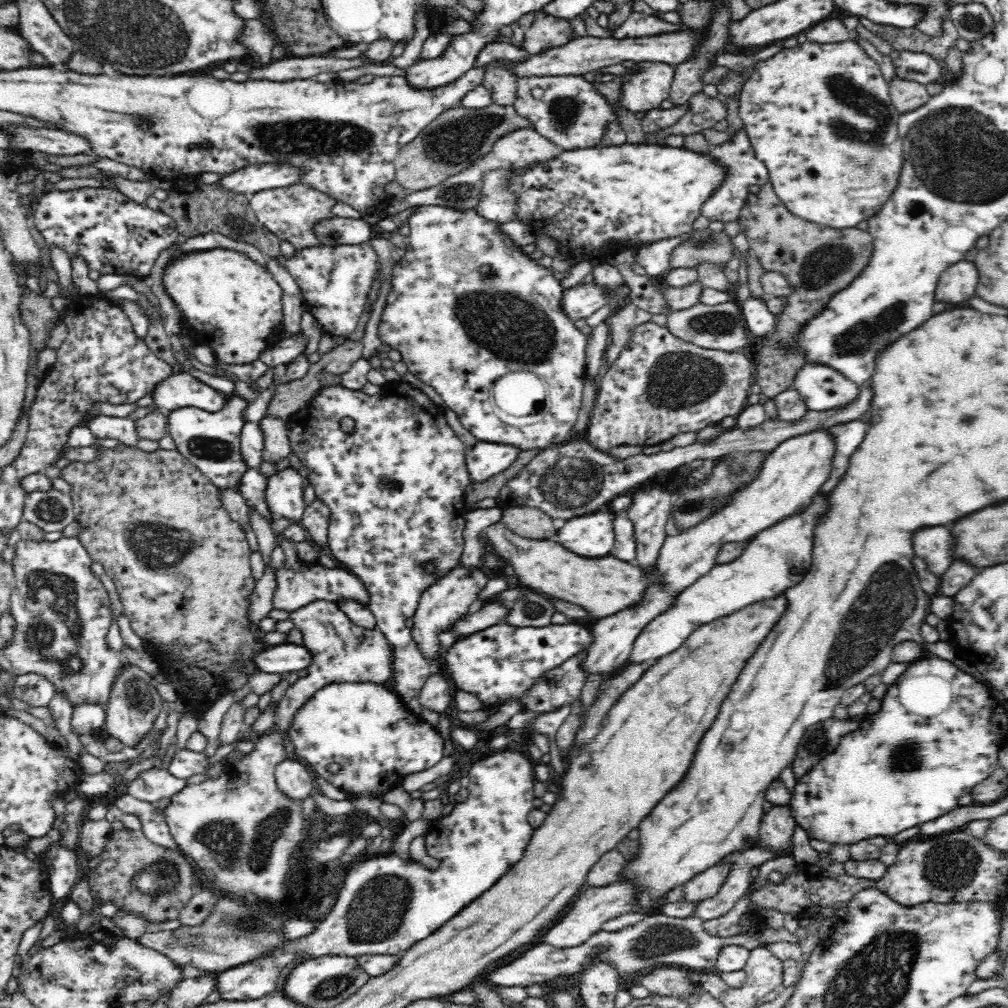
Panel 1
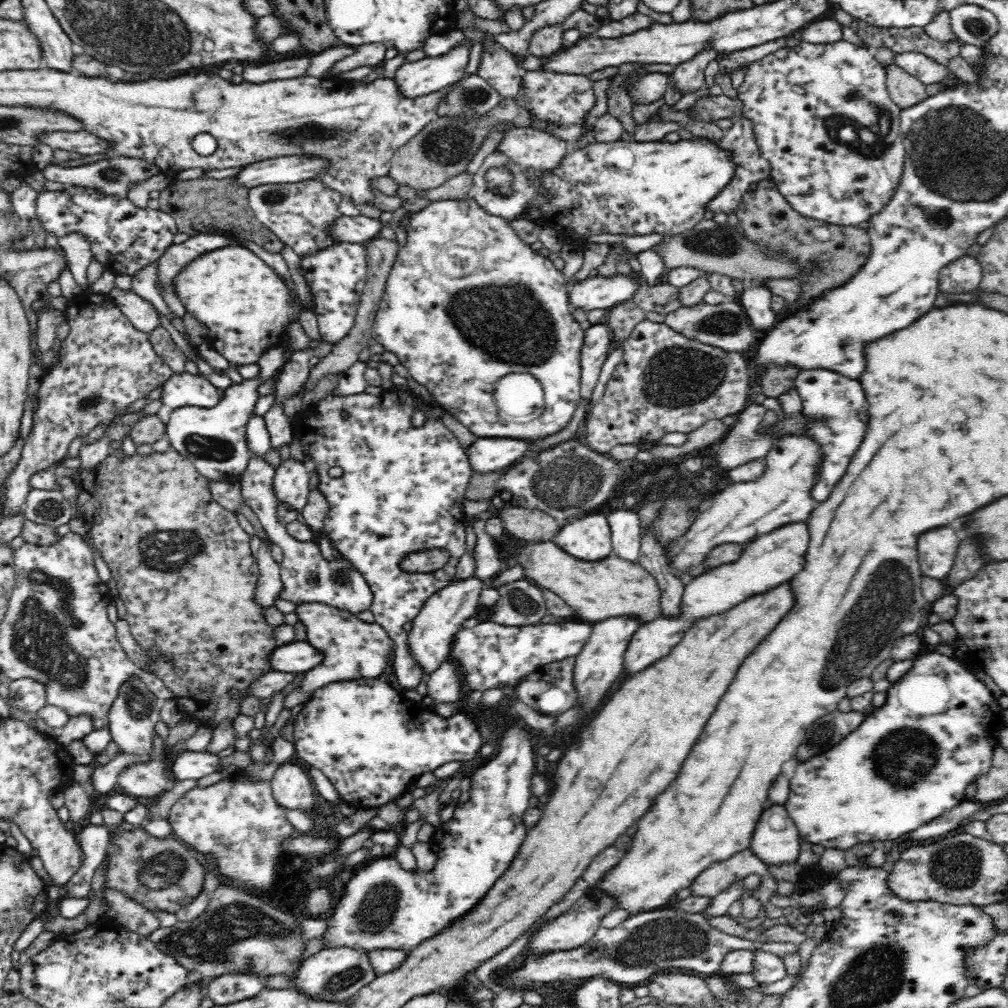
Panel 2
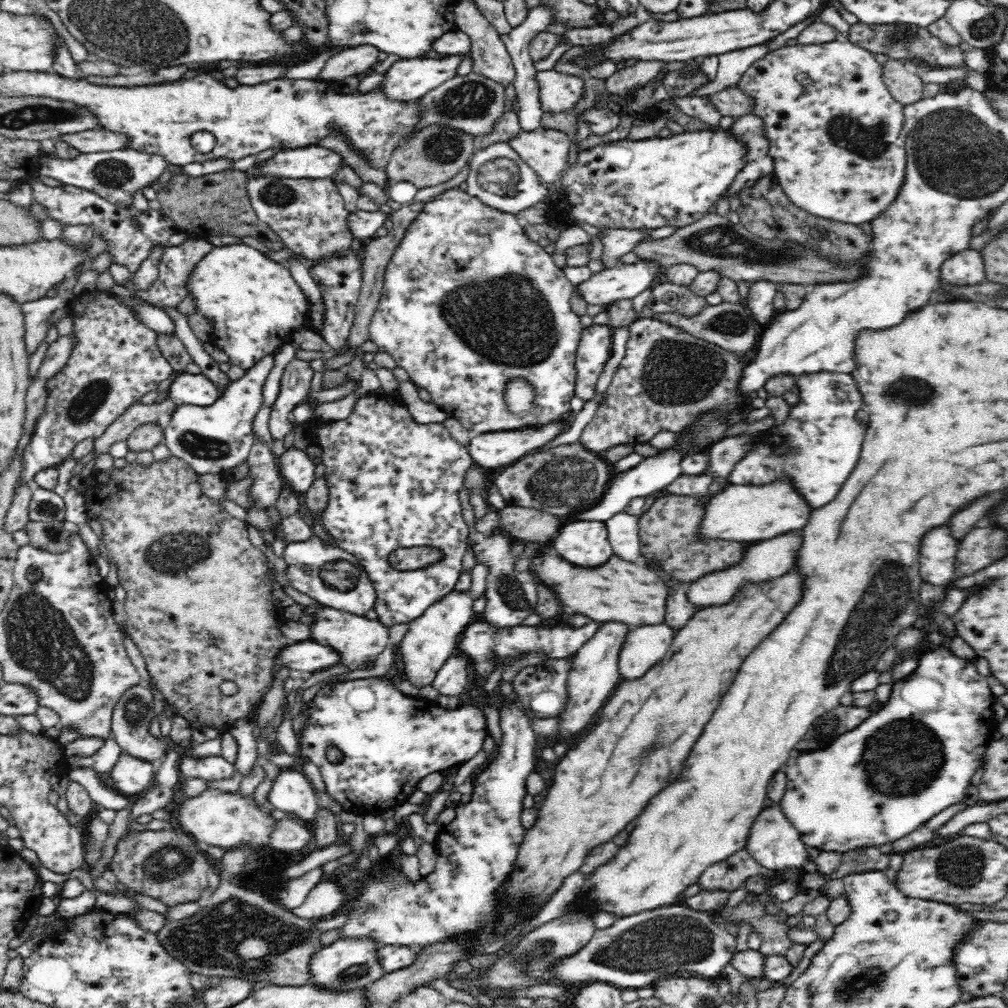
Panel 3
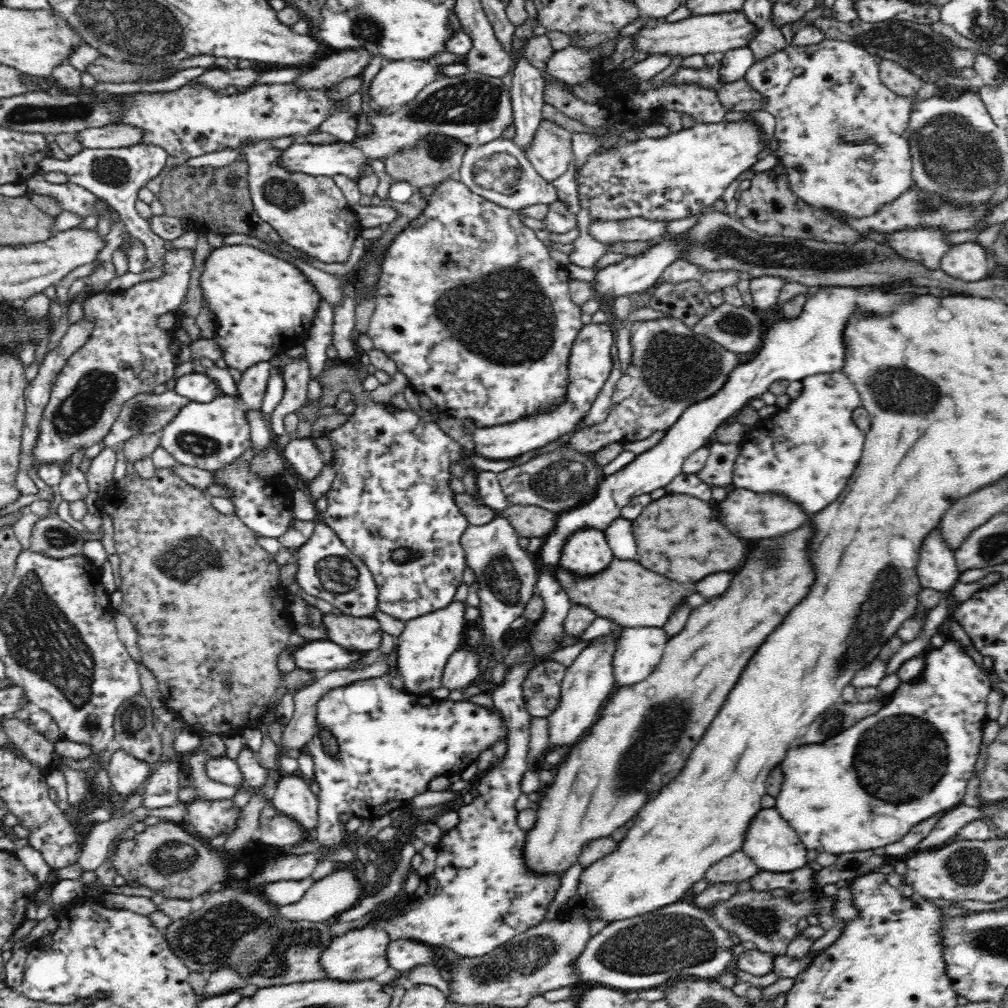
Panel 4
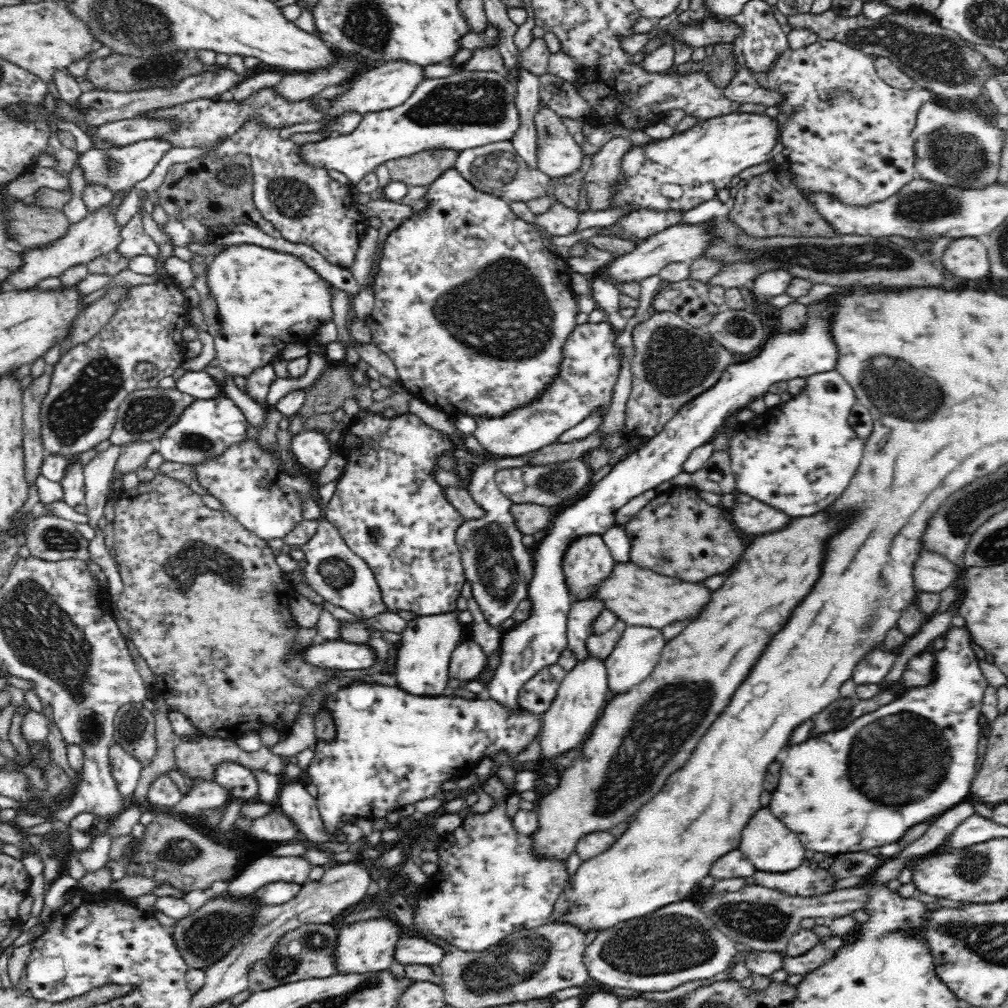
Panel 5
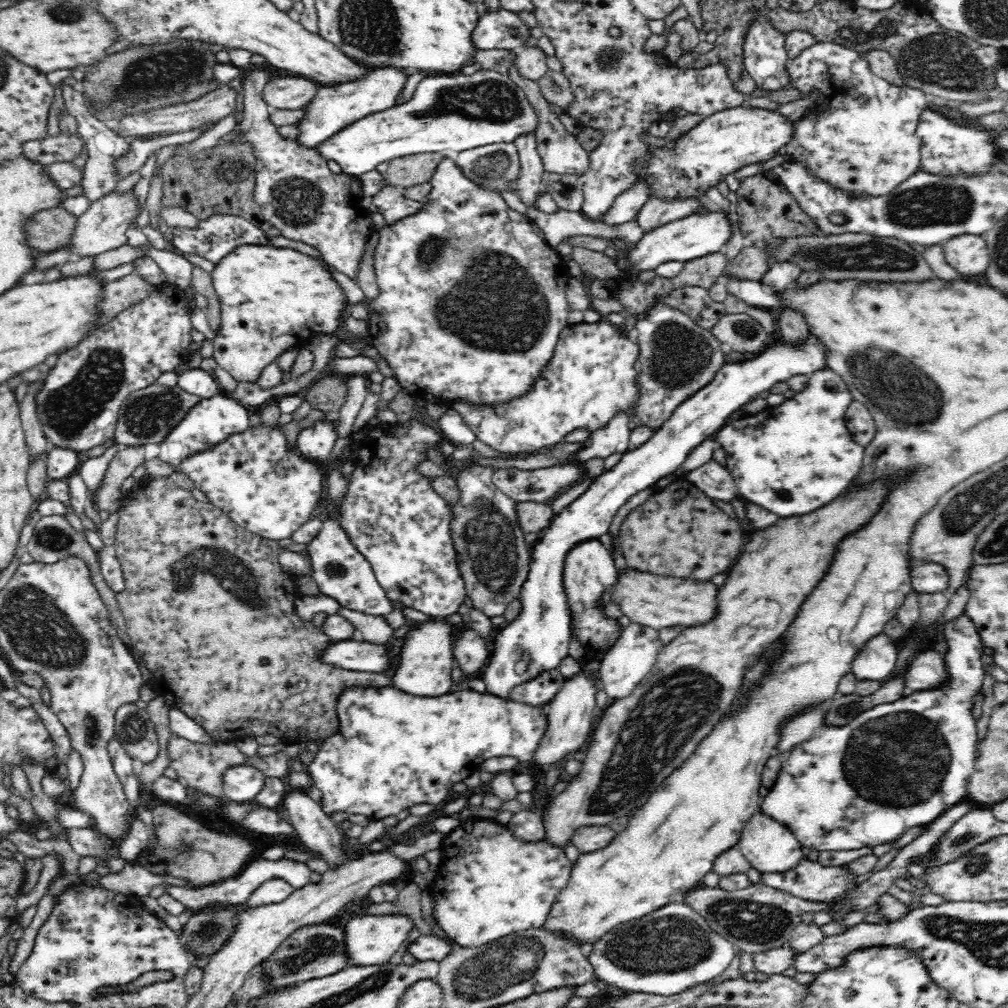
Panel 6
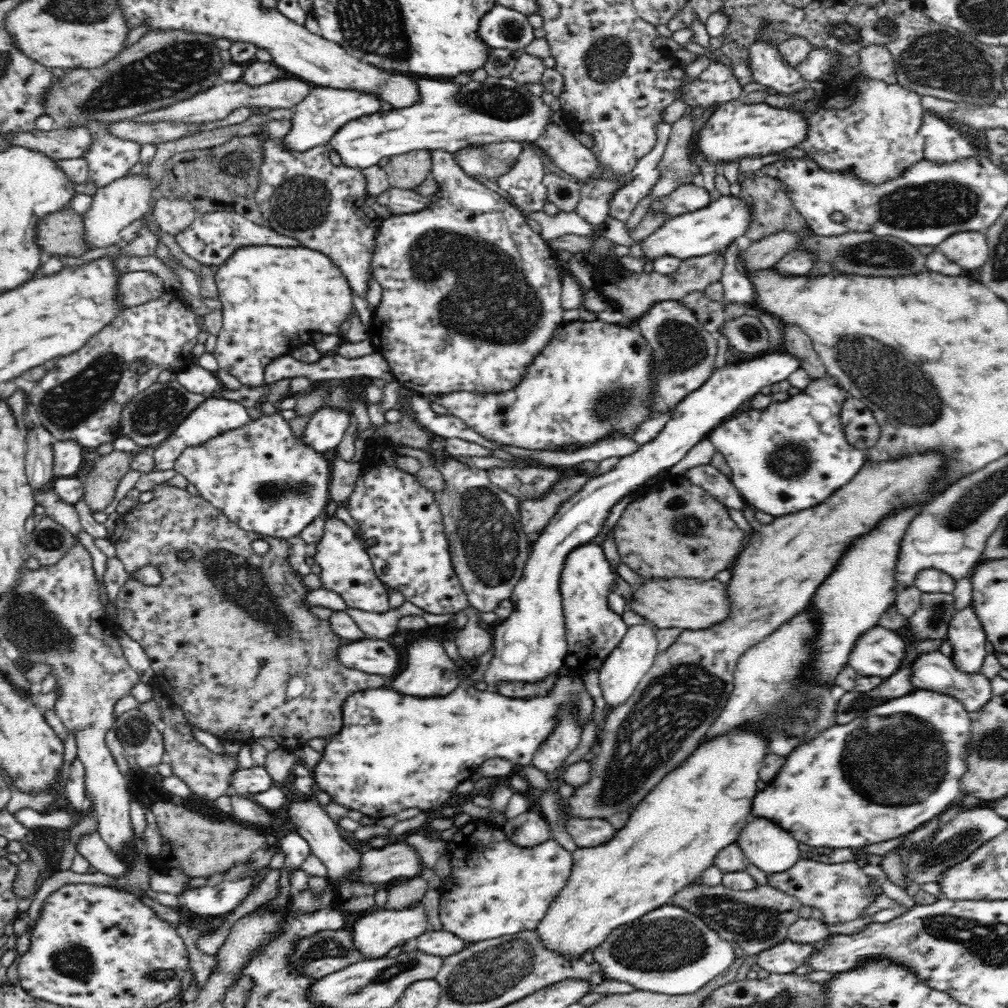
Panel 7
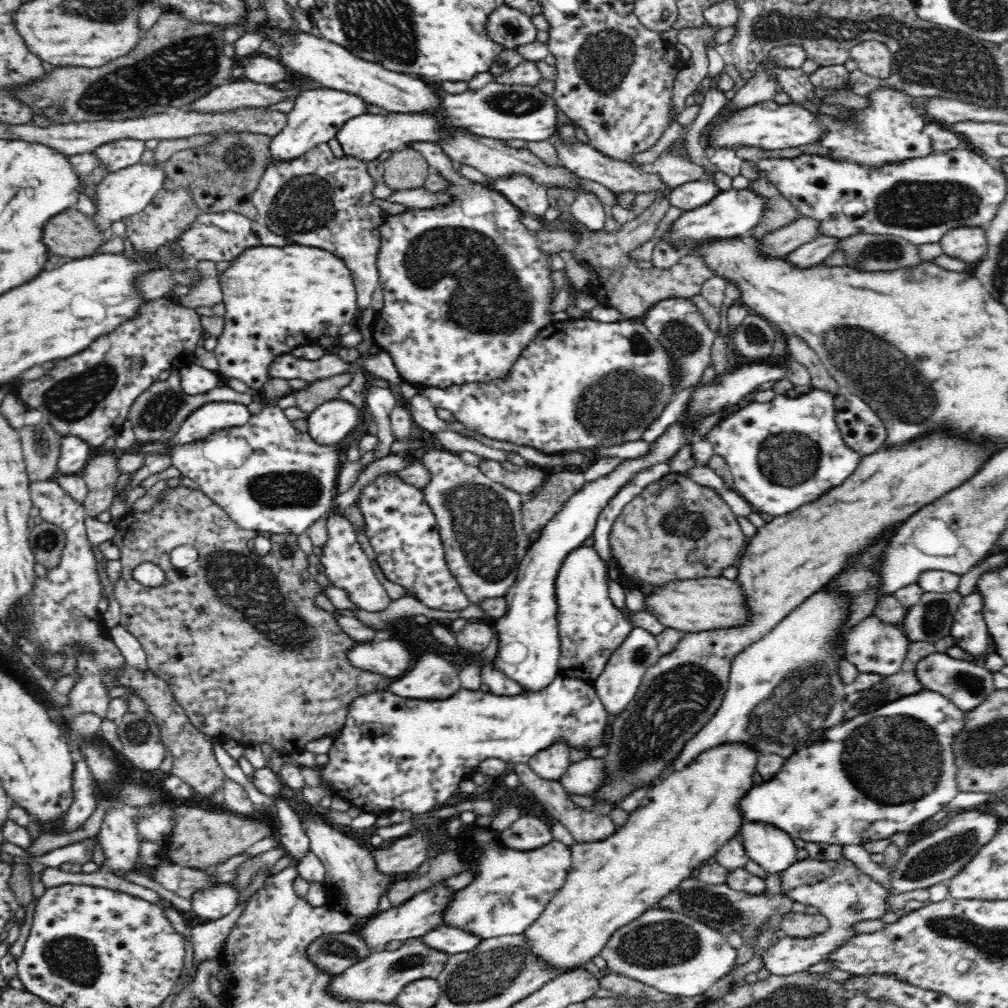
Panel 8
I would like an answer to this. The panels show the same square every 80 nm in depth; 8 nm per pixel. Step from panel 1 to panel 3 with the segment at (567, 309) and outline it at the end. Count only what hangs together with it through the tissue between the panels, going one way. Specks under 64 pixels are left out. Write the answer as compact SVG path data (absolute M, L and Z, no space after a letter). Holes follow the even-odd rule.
M656 261L620 264L612 270L602 270L589 280L575 286L578 295L587 304L598 304L605 309L622 300L632 300L644 292L655 278L662 278L663 268Z

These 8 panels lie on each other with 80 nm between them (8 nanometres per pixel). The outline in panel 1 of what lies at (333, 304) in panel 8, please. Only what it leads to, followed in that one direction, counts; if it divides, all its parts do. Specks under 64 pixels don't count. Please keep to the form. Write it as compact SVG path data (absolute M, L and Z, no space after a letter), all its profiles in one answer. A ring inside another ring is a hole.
M226 249L192 250L180 256L171 256L164 267L163 286L179 311L193 343L211 348L216 366L250 364L278 341L277 326L283 319L282 290L264 267L256 265L240 252Z

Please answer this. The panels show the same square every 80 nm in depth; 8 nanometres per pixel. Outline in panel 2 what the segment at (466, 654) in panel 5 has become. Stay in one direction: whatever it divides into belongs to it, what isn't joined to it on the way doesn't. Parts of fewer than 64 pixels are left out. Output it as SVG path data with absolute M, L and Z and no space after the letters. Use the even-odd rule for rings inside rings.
M450 660L430 673L428 677L426 696L432 698L435 704L457 702L465 691L458 673L458 666L452 664Z

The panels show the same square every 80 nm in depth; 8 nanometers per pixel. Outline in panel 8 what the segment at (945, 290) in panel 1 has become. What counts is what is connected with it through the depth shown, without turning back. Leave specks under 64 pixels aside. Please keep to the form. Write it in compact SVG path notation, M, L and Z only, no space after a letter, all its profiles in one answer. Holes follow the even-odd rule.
M958 227L949 230L940 242L942 252L962 260L970 267L978 264L987 253L987 240L983 227Z

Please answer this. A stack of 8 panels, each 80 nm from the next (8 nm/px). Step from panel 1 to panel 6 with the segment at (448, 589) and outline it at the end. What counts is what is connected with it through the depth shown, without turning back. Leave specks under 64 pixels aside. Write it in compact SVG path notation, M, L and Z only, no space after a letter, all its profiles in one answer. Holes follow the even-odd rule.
M444 617L429 618L422 623L415 622L415 628L412 628L403 639L400 664L393 676L394 686L398 690L414 696L438 697L454 688L450 677L453 650L457 639L454 624L447 622Z

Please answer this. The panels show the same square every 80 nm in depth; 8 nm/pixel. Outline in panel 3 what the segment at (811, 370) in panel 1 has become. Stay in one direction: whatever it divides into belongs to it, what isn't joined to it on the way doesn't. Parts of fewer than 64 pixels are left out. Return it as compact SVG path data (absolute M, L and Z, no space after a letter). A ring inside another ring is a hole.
M822 371L800 374L794 379L800 400L790 409L786 424L776 432L772 427L760 435L762 446L750 451L726 477L734 485L758 485L787 474L807 503L817 509L834 500L858 462L865 437L865 425L857 419L864 406L863 396L851 374ZM788 442L799 448L799 453L780 461L772 455L772 446Z

